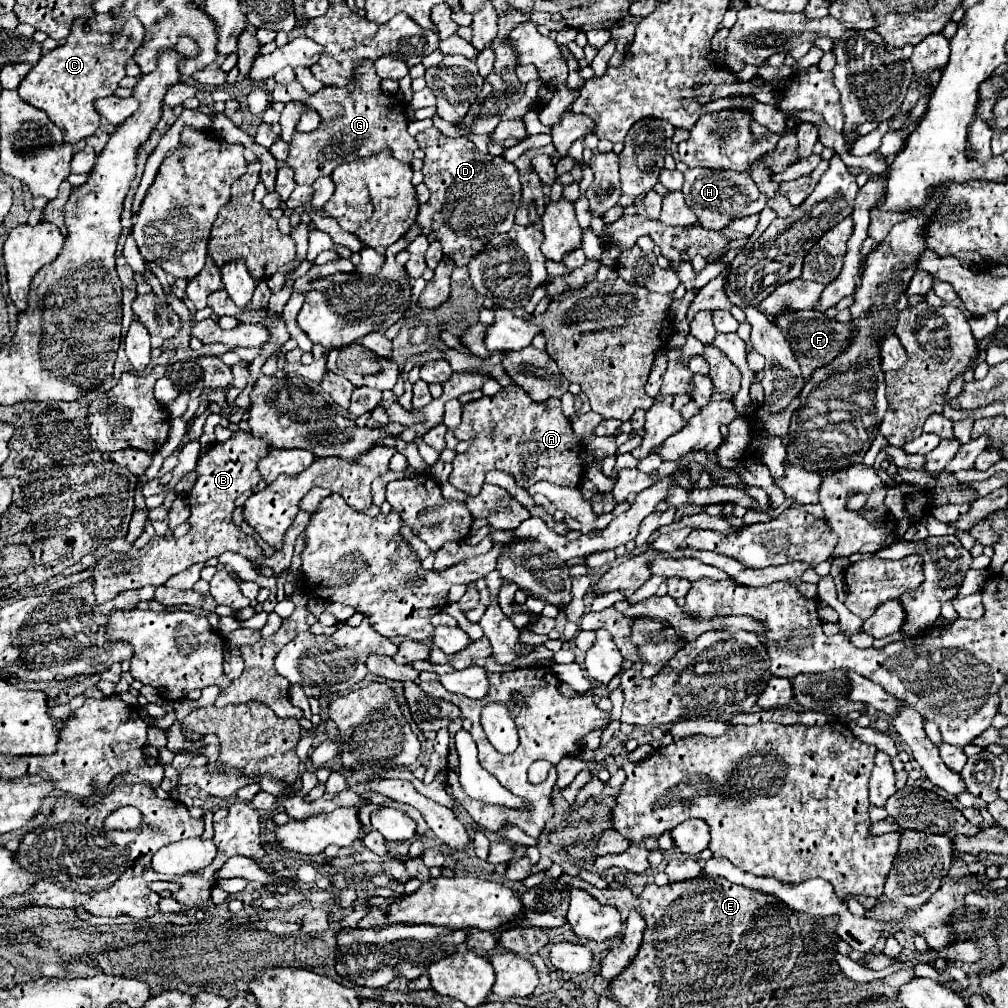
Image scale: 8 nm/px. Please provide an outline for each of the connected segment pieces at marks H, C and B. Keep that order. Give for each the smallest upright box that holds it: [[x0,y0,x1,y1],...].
[[682,168,766,230],[18,12,144,144],[92,430,270,604]]

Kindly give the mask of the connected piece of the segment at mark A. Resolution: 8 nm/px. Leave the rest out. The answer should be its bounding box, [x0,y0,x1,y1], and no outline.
[448,384,584,496]

